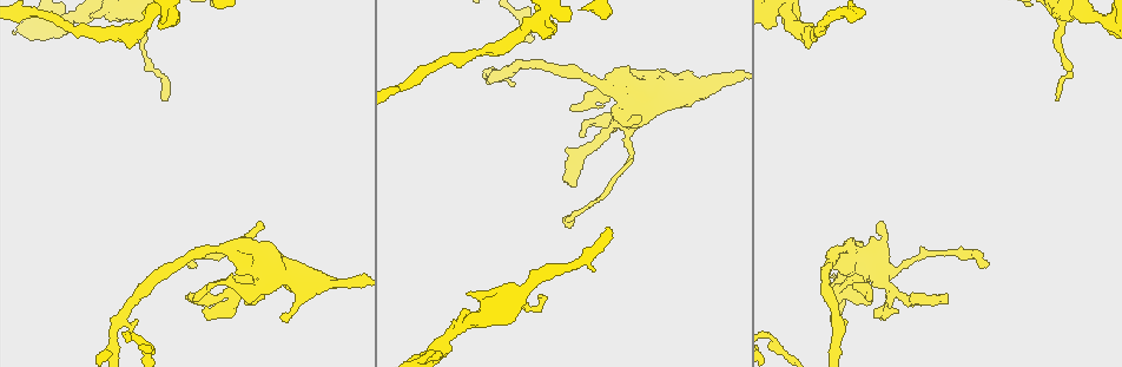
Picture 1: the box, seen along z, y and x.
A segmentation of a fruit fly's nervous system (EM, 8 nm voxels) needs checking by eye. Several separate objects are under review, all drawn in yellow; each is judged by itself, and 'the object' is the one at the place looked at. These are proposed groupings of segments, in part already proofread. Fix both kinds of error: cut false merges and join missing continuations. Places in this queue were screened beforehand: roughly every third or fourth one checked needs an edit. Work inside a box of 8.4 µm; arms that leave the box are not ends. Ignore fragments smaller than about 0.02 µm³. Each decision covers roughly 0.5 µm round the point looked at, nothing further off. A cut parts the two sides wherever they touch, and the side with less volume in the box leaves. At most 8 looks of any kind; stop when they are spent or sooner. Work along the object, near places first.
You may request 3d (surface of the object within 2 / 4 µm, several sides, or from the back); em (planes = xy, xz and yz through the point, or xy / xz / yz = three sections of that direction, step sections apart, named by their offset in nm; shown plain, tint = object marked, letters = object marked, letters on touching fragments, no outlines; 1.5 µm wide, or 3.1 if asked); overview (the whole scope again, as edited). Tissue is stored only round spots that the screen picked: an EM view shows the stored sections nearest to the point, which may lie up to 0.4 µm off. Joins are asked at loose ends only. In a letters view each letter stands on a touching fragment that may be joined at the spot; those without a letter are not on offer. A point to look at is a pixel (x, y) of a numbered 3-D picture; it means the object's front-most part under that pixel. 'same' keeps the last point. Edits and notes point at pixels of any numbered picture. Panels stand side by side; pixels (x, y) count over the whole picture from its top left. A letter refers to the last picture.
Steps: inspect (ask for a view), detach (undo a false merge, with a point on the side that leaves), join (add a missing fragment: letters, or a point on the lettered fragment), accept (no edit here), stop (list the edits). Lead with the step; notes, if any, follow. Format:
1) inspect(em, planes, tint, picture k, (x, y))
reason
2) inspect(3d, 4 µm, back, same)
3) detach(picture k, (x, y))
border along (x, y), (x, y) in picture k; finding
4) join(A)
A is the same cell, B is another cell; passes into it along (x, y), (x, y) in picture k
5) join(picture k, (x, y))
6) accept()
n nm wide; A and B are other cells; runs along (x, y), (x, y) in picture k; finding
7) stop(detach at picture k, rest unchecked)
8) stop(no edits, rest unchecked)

inspect(3d, 4 µm, back, picture 1, (539, 294))
thin end

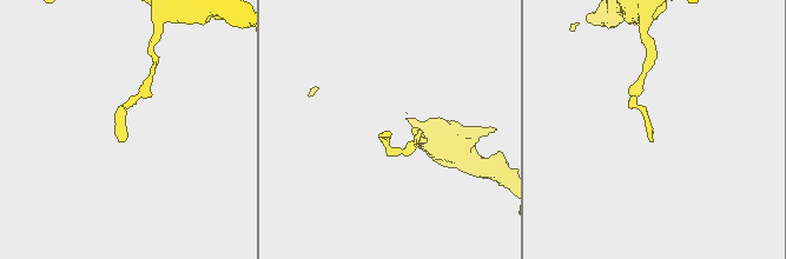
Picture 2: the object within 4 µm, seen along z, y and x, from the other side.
inspect(em, xy, step 4, tint, picture 2, (387, 132))

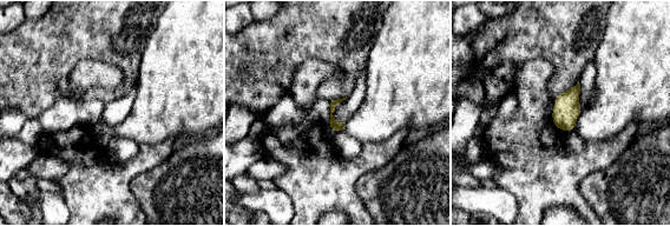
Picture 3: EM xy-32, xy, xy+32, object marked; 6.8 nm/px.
inspect(em, planes, letters, same)

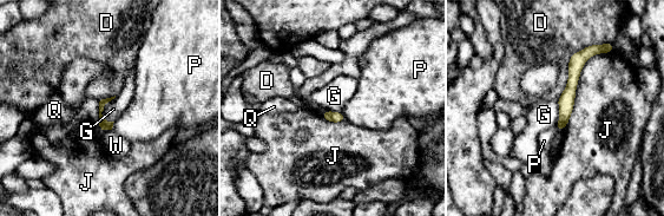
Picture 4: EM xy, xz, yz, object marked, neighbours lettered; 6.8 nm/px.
accept()
D, G, J, P, Q and W are other cells; no lettered fragment goes on from it

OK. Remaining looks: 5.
inspect(em, xz, step 8, letters, picture 1, (901, 263))
small branch off a trunk

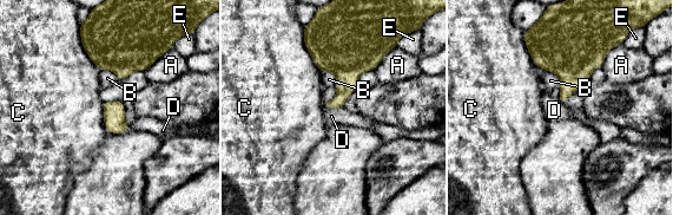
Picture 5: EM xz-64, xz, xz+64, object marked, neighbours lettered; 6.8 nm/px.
inspect(em, planes, letters, same)

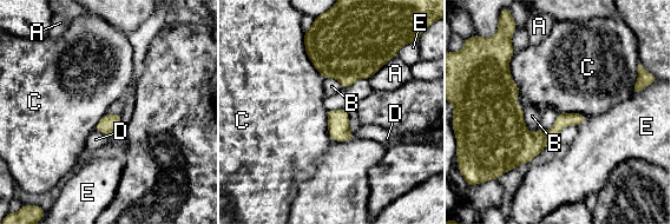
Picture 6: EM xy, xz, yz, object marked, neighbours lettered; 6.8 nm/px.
accept()
100 nm wide; A, B, C, D and E are other cells; border along (303, 35), (304, 51), (324, 78) in picture 6; all the same neuron

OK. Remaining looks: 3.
inspect(em, xz, step 8, letters, picture 1, (947, 302))
free end

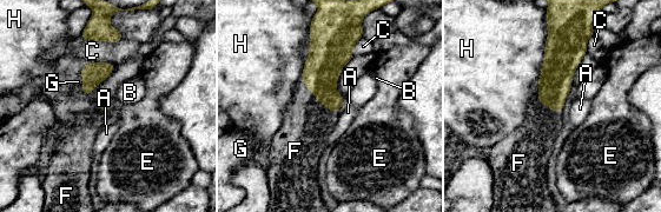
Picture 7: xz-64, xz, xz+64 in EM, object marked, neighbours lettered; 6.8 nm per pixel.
inspect(em, planes, letters, same)

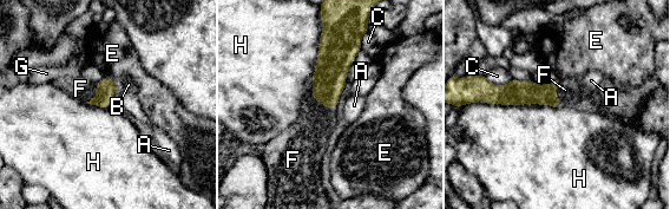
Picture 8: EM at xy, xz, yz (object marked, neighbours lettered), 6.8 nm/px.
join(F)
H touches over 600 nm; F is the same cell, A, B, C, E, G and H are other cells; passes into it along (518, 92), (554, 92), (571, 92) in picture 8; it goes on there

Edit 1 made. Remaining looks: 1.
stop(join at picture 8, rest unchecked)

